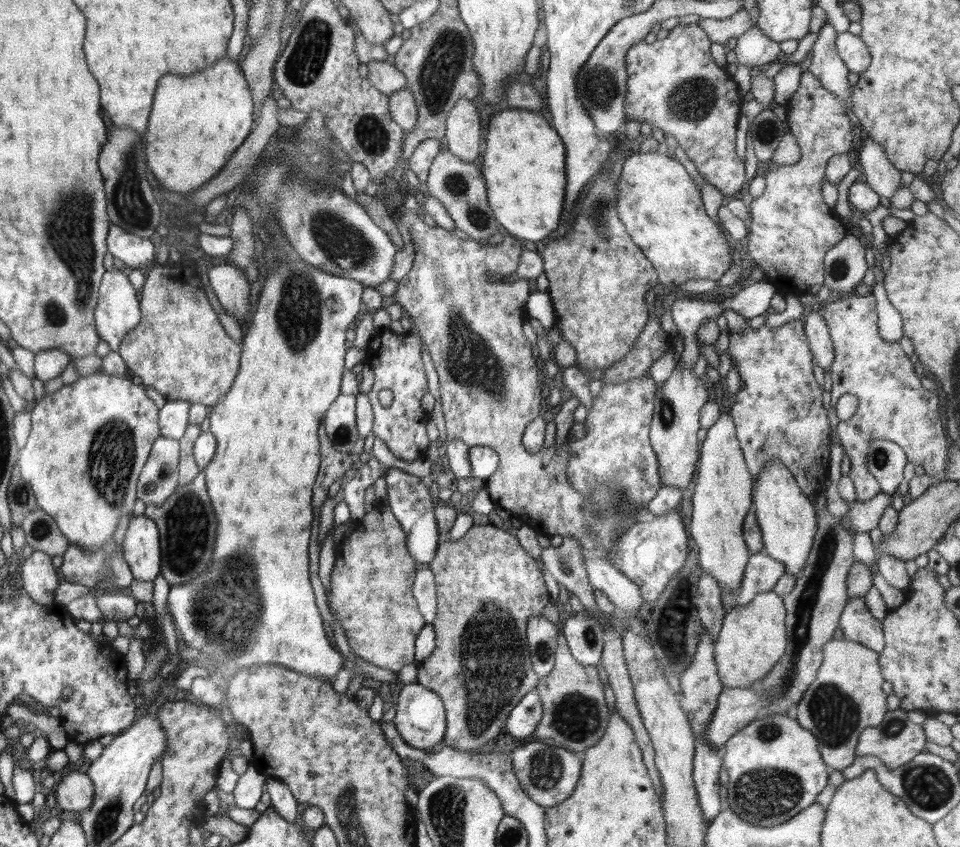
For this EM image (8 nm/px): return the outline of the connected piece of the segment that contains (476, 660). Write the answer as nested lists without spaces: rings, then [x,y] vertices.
[[[489,523],[487,526],[472,526],[464,537],[456,541],[440,541],[436,558],[429,565],[429,569],[434,573],[434,582],[437,590],[437,615],[432,622],[433,629],[435,630],[435,649],[423,664],[418,664],[416,682],[429,688],[442,699],[447,724],[443,740],[445,746],[452,746],[462,752],[476,753],[476,750],[479,750],[478,748],[482,748],[484,744],[494,740],[504,730],[508,714],[522,700],[522,697],[530,690],[536,688],[538,684],[539,678],[532,668],[530,652],[527,646],[527,622],[529,616],[542,615],[541,612],[544,610],[544,606],[550,601],[550,595],[543,573],[538,569],[535,559],[522,548],[516,537],[508,534],[508,532],[504,532],[500,528],[496,528],[492,523]]]

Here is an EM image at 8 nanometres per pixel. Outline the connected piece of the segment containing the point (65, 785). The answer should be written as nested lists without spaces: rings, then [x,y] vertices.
[[[73,771],[64,776],[54,790],[57,810],[81,811],[94,802],[94,785],[86,773]]]

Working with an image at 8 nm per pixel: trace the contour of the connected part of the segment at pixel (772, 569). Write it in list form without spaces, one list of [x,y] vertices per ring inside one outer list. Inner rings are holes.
[[[751,555],[743,574],[743,587],[738,590],[738,598],[731,599],[726,590],[721,592],[725,612],[737,609],[737,606],[746,606],[758,594],[772,591],[784,573],[785,566],[769,555]]]

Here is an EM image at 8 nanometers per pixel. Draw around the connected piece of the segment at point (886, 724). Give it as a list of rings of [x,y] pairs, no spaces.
[[[899,708],[889,710],[881,724],[876,728],[866,727],[862,730],[856,745],[855,755],[857,757],[878,757],[890,770],[894,770],[899,766],[908,764],[917,754],[920,754],[924,750],[924,744],[926,743],[927,738],[923,726],[912,722],[907,712]]]

